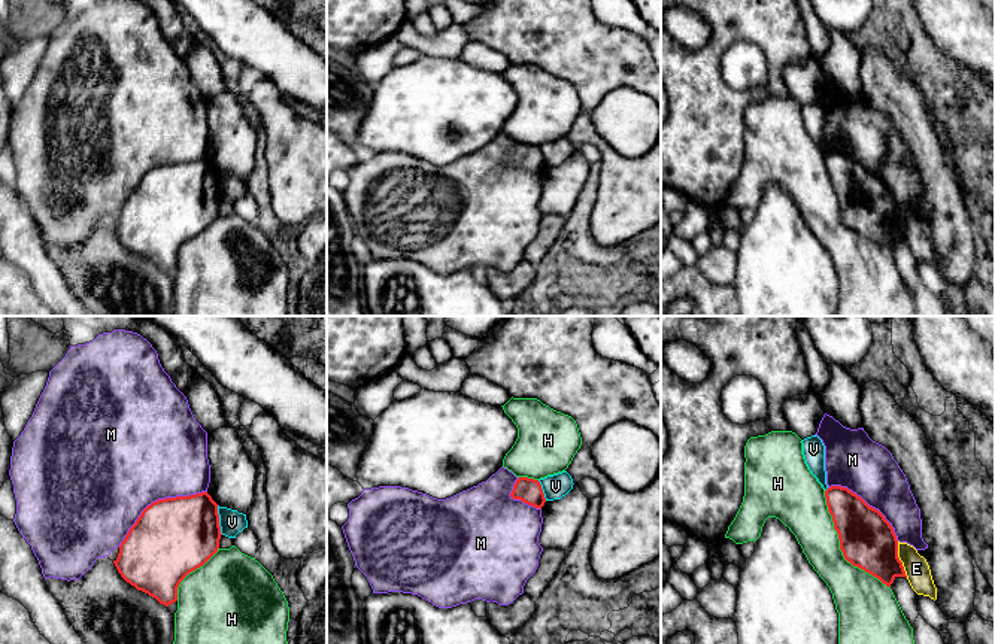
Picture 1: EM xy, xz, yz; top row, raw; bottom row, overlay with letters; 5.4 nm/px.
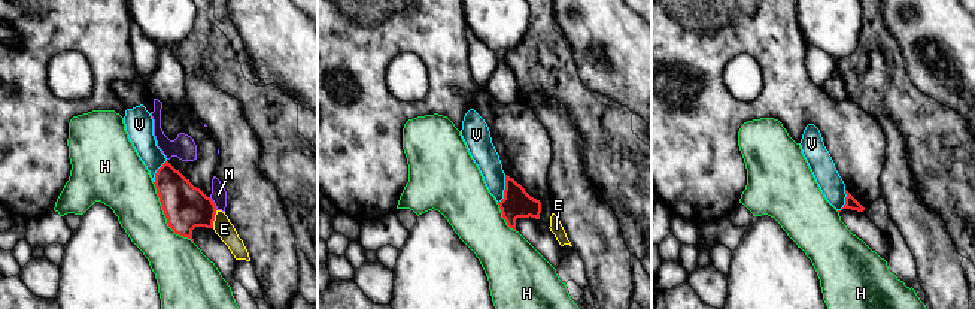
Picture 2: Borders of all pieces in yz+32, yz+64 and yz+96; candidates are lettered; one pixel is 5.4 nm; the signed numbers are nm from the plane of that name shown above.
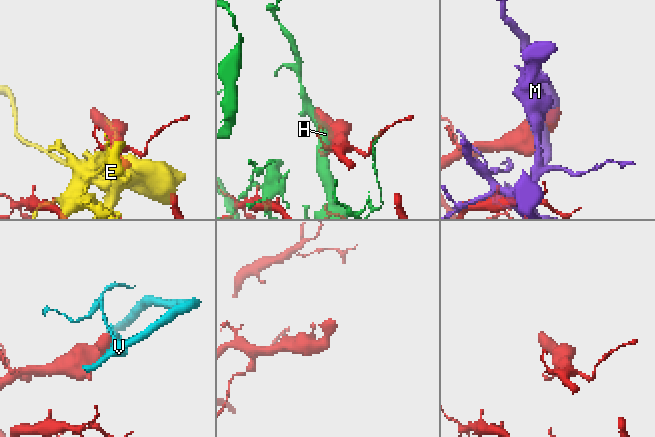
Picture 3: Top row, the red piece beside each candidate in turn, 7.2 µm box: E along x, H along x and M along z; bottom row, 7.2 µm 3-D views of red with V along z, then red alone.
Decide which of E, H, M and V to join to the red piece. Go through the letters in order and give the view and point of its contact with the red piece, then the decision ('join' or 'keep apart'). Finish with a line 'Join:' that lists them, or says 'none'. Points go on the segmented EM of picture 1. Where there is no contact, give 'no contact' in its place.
E: yz (898, 559) | keep apart
H: yz (840, 547) | keep apart
M: xy (158, 500) | keep apart
V: xy (218, 521) | keep apart
Join: none

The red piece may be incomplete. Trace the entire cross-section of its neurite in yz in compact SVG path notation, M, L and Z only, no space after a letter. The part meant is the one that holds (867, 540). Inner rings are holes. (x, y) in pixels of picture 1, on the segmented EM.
M841 486L828 487L825 498L834 529L838 534L840 550L847 562L879 578L888 587L897 577L907 578L903 562L898 558L898 540L894 528L879 510L870 507L861 496Z

